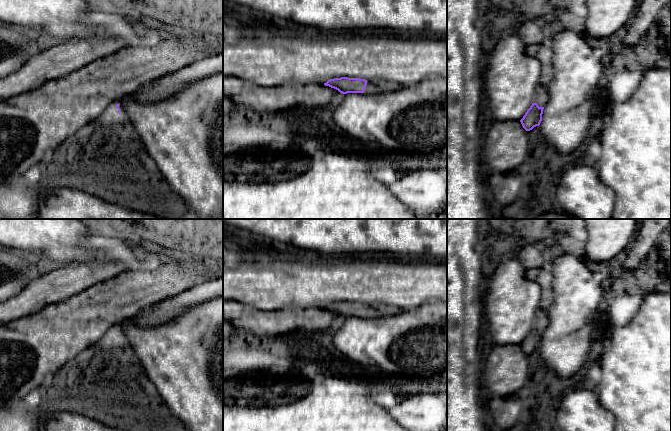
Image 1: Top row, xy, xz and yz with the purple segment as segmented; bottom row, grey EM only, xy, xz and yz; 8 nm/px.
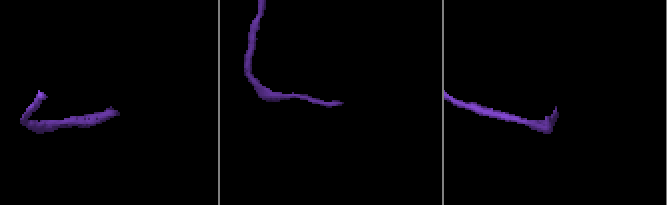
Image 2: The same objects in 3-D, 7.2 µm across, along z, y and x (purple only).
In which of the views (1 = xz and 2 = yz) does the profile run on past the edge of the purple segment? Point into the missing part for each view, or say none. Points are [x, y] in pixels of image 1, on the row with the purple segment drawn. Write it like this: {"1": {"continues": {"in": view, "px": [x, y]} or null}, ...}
{"1": {"continues": {"in": "xz", "px": [375, 86]}}, "2": {"continues": {"in": "yz", "px": [540, 97]}}}

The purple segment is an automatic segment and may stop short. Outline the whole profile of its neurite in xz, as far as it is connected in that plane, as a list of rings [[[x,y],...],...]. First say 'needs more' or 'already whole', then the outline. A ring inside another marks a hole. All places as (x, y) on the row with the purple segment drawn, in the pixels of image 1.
needs more; [[[348,77],[330,79],[324,85],[334,88],[342,94],[364,93],[366,95],[398,91],[405,87],[399,83],[383,79],[365,80]]]

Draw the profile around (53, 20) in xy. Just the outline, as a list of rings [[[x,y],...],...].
[[[0,0],[0,22],[30,31],[50,43],[63,39],[96,41],[103,35],[93,34],[90,27],[81,20],[81,15],[87,10],[90,9],[85,0]]]

